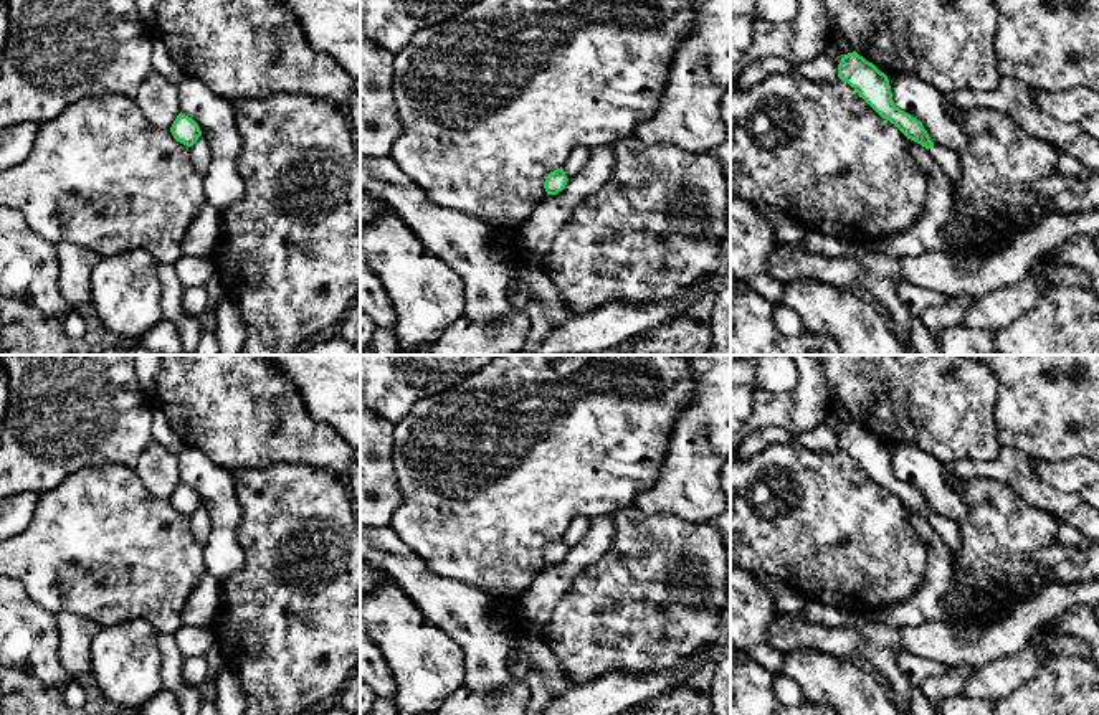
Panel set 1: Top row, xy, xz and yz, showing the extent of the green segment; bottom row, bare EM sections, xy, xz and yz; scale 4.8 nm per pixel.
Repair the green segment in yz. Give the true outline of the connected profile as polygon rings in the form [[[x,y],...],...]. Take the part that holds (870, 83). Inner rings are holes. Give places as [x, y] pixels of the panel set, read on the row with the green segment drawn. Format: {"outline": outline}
{"outline": [[[856,51],[848,53],[838,64],[838,78],[846,81],[883,119],[894,124],[907,139],[925,147],[952,183],[960,182],[962,163],[959,152],[934,144],[922,122],[894,104],[887,76],[873,63]]]}

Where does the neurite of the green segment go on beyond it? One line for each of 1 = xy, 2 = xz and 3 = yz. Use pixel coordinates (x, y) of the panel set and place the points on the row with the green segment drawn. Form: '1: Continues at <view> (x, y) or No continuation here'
1: No continuation here
2: No continuation here
3: Continues at yz (949, 160)

